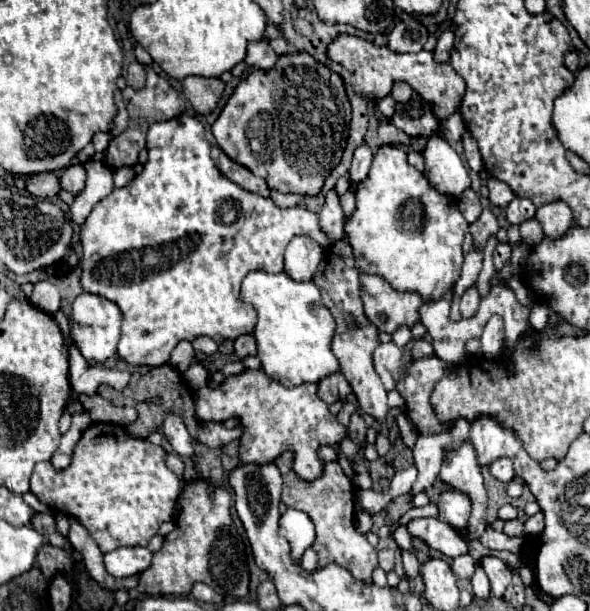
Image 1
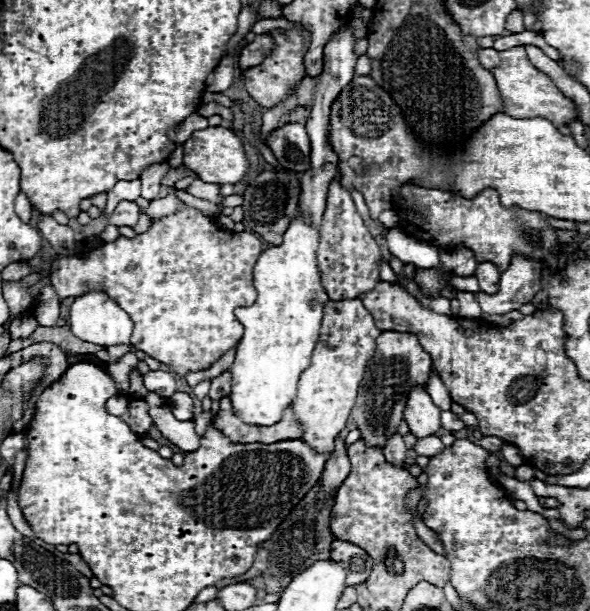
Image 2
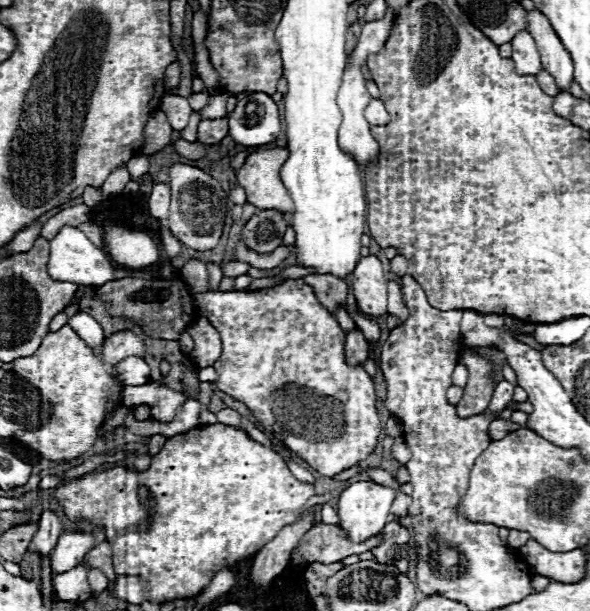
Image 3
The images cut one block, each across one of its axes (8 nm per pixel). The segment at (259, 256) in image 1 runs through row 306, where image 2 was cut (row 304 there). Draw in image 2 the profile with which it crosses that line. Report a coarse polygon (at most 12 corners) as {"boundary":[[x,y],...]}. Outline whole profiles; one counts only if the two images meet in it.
{"boundary":[[182,206],[86,260],[60,298],[106,290],[132,344],[206,370],[240,342],[262,240]]}

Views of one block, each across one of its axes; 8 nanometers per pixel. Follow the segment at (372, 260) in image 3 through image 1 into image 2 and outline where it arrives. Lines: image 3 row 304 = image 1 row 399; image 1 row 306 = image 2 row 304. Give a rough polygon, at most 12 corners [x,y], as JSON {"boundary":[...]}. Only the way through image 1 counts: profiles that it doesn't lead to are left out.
{"boundary":[[330,300],[294,400],[330,454],[376,352],[362,300]]}

